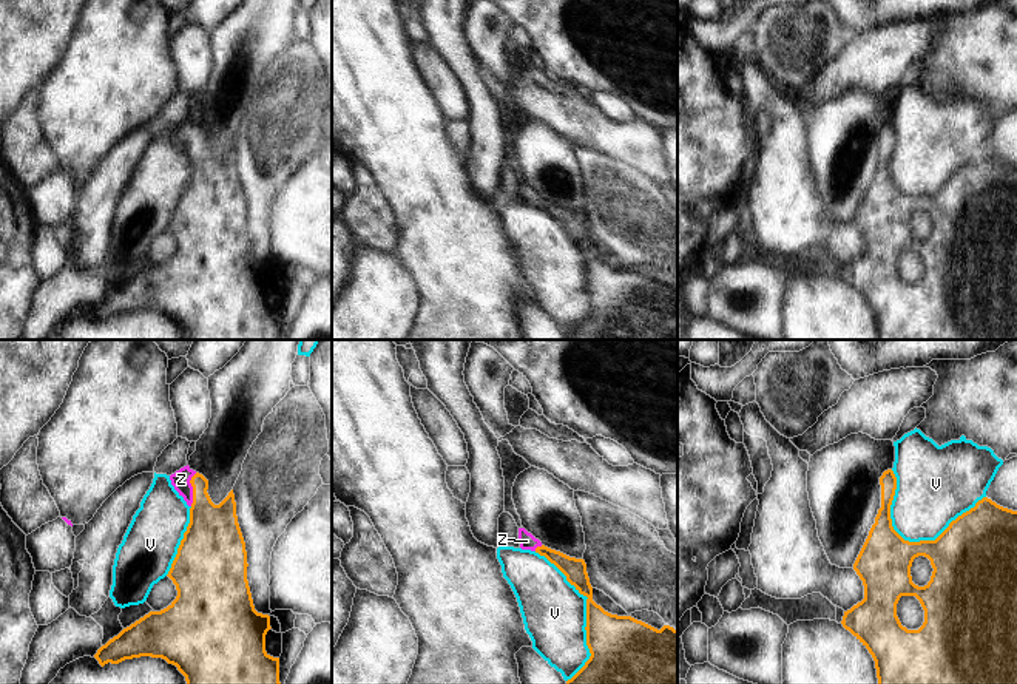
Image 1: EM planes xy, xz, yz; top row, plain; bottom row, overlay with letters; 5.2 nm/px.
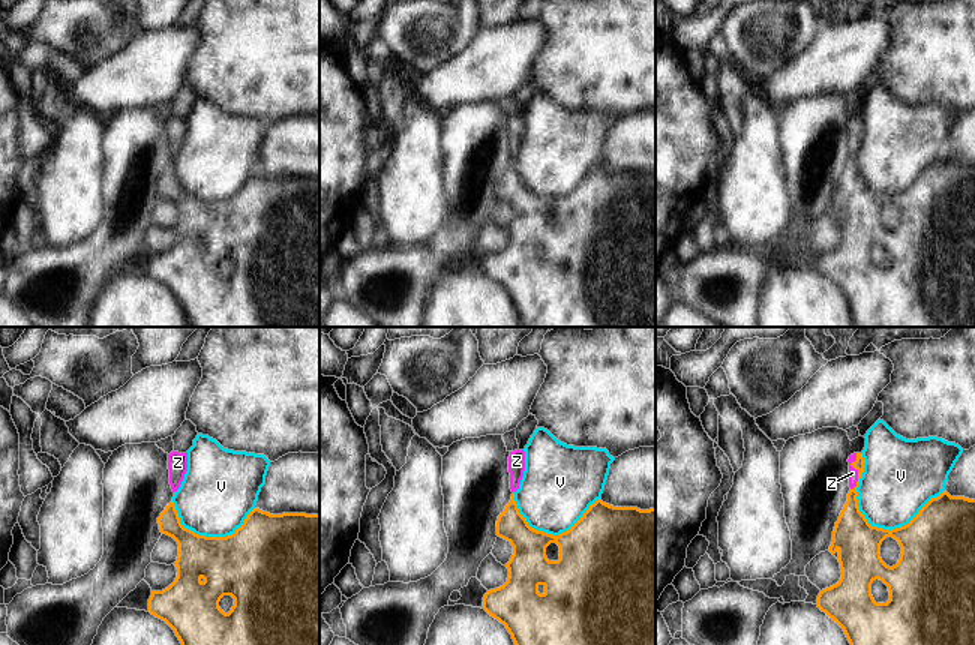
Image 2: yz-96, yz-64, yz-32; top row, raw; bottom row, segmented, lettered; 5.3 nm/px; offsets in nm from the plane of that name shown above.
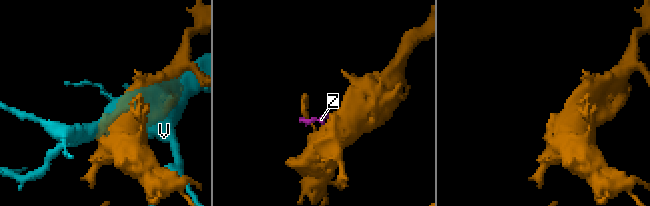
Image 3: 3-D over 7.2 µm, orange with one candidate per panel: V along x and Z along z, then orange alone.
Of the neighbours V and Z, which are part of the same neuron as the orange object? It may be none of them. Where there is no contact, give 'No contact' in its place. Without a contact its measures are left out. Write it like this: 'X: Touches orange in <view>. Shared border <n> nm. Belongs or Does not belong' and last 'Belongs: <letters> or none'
V: Touches orange in yz. Shared border 500 nm. Does not belong
Z: Touches orange in xy. Shared border 180 nm. Belongs
Belongs: Z

